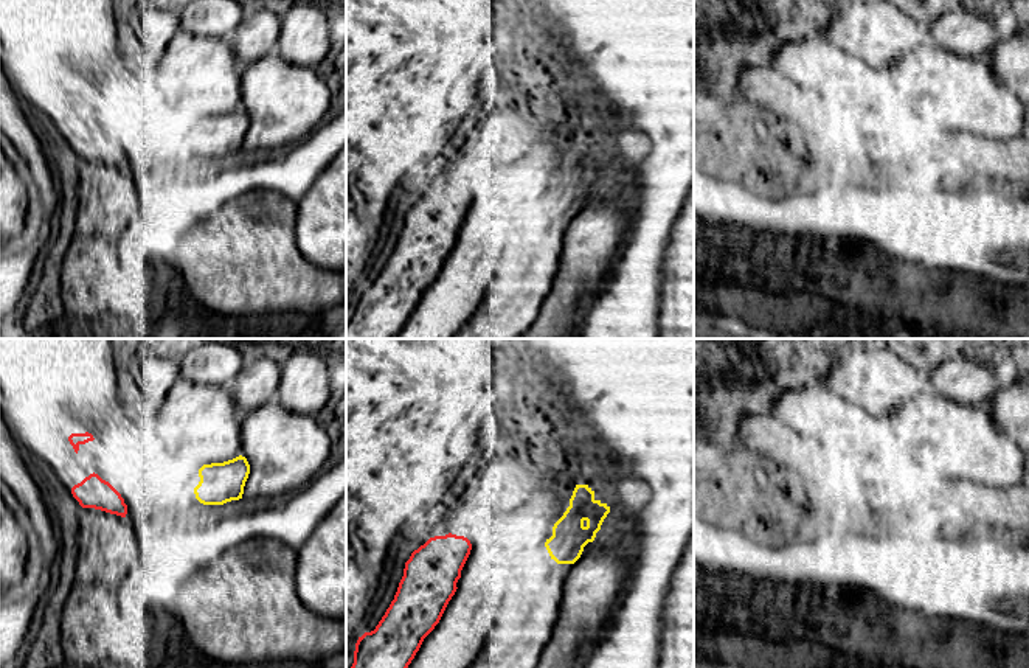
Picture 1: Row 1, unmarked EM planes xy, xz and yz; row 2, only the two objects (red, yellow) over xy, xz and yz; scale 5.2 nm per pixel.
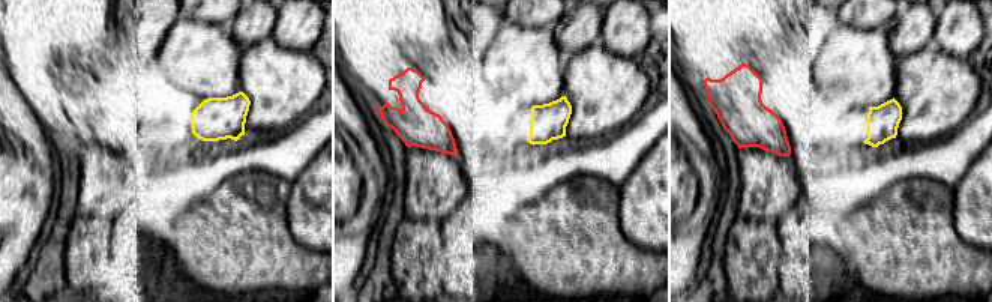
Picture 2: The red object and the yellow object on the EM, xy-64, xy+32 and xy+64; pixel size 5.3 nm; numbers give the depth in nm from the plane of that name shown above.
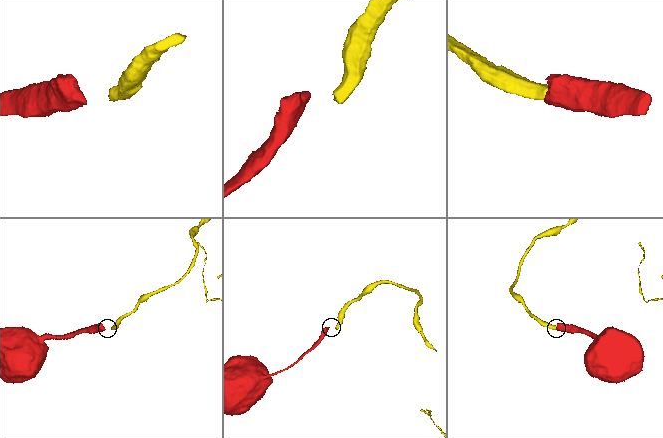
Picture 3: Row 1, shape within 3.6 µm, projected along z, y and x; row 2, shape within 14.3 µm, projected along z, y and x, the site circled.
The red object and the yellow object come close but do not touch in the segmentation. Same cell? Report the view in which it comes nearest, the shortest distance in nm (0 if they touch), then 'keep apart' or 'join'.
view xy; gap 360 nm; keep apart

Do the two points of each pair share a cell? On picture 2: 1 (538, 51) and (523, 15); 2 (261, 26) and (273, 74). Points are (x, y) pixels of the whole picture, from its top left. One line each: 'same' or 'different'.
1: different
2: different

